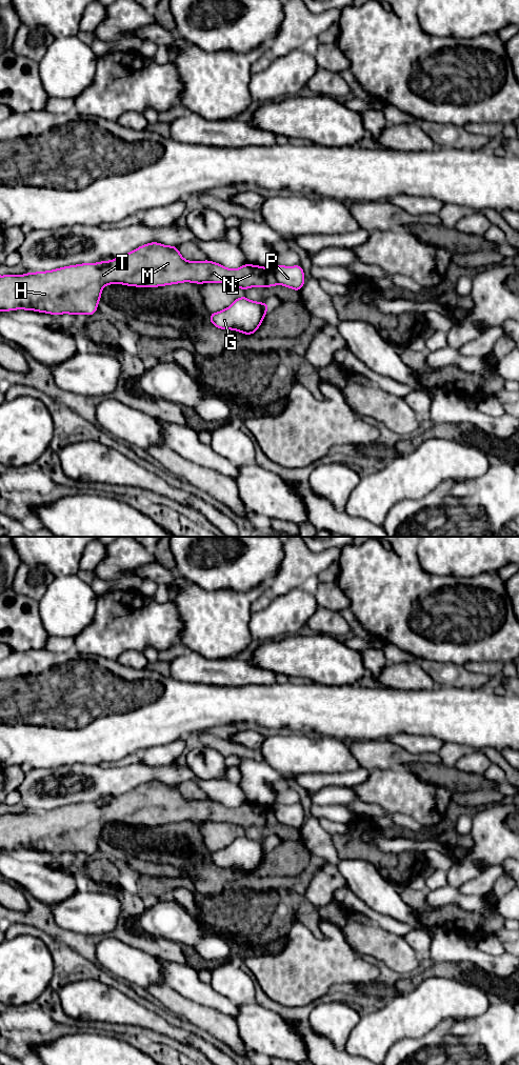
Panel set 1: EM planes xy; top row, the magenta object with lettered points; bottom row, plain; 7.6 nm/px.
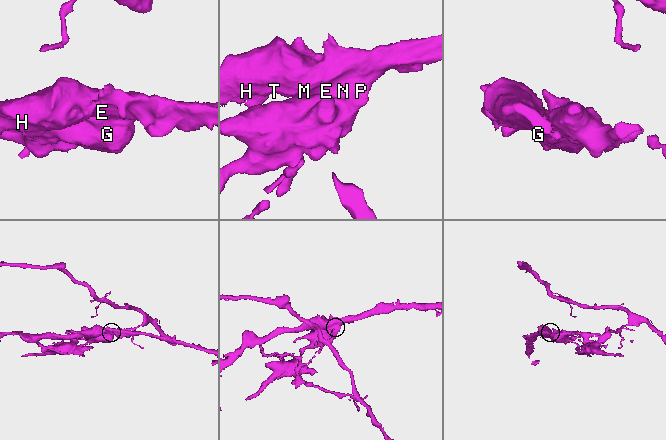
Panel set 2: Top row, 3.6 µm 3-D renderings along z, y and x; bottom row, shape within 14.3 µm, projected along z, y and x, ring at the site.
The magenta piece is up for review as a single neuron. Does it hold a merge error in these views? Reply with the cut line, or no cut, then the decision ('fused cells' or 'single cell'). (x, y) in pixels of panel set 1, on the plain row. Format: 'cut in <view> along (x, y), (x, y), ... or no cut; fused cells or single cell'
cut in xy along (271, 806), (278, 822); fused cells

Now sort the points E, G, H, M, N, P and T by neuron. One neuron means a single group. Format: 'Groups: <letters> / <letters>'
Groups: E H M N T / G P

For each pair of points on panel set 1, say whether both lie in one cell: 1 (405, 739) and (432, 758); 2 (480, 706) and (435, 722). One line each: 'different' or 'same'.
1: different
2: same

